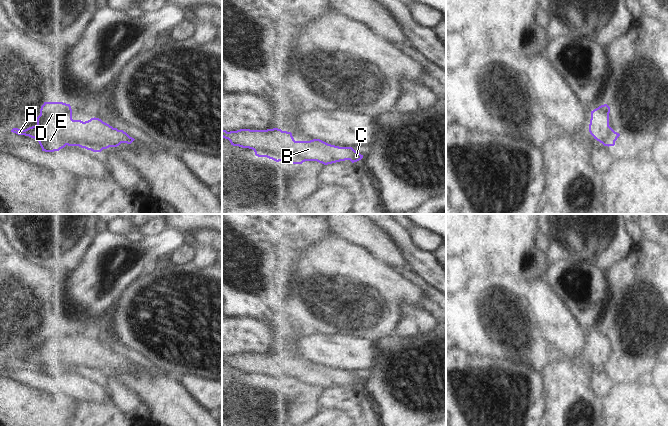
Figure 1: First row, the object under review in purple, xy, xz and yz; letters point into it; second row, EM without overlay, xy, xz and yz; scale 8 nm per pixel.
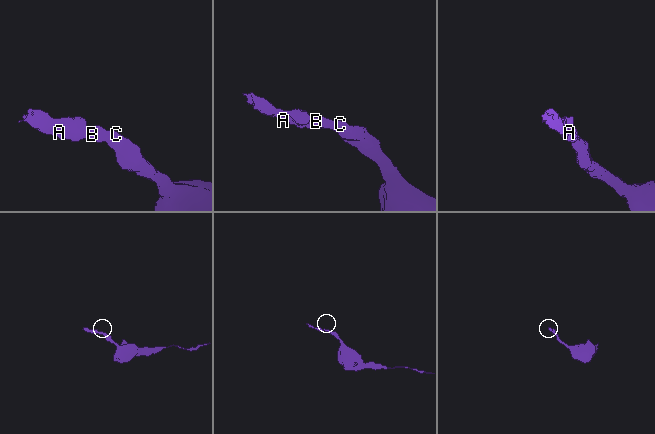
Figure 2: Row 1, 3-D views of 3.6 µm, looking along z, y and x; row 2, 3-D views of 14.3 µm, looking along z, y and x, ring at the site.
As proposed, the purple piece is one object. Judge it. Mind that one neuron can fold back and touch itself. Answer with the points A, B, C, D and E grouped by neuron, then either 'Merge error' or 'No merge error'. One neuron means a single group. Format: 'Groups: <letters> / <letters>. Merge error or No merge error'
Groups: A B C D E. No merge error.

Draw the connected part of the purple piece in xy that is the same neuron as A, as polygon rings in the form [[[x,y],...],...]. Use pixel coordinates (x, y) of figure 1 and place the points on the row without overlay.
[[[44,326],[36,350],[25,354],[13,352],[11,356],[36,363],[45,376],[59,375],[66,369],[101,376],[121,367],[131,368],[135,364],[99,342],[85,346],[73,344],[70,328],[63,326]]]

